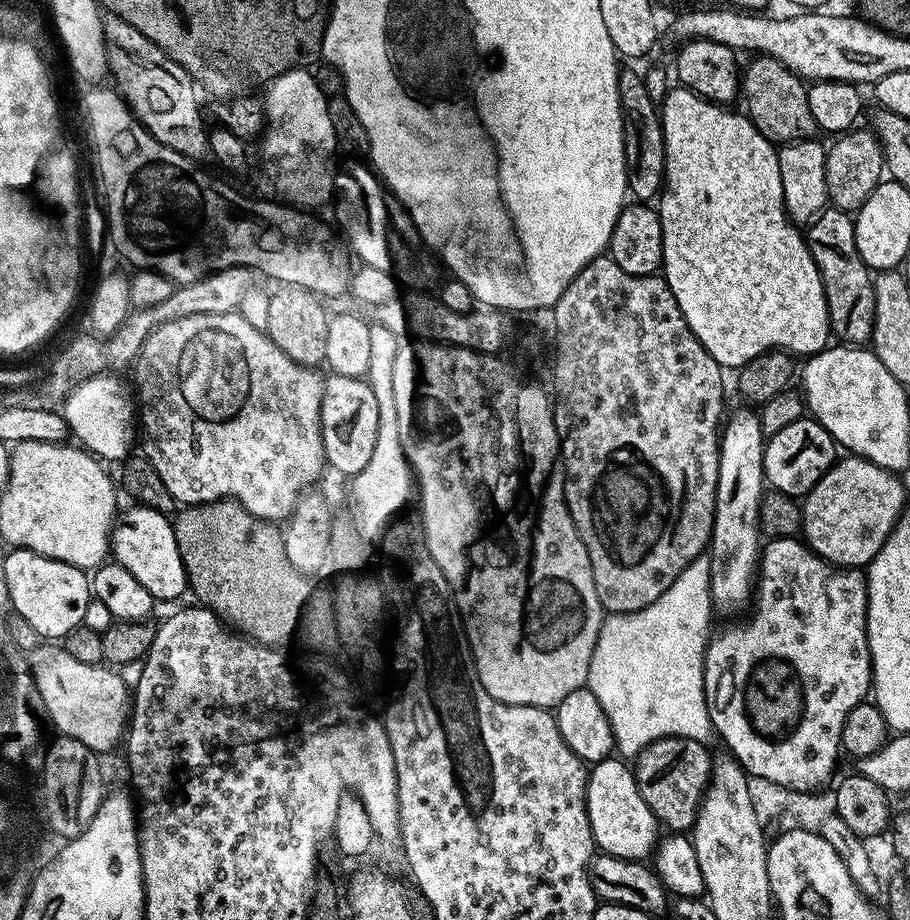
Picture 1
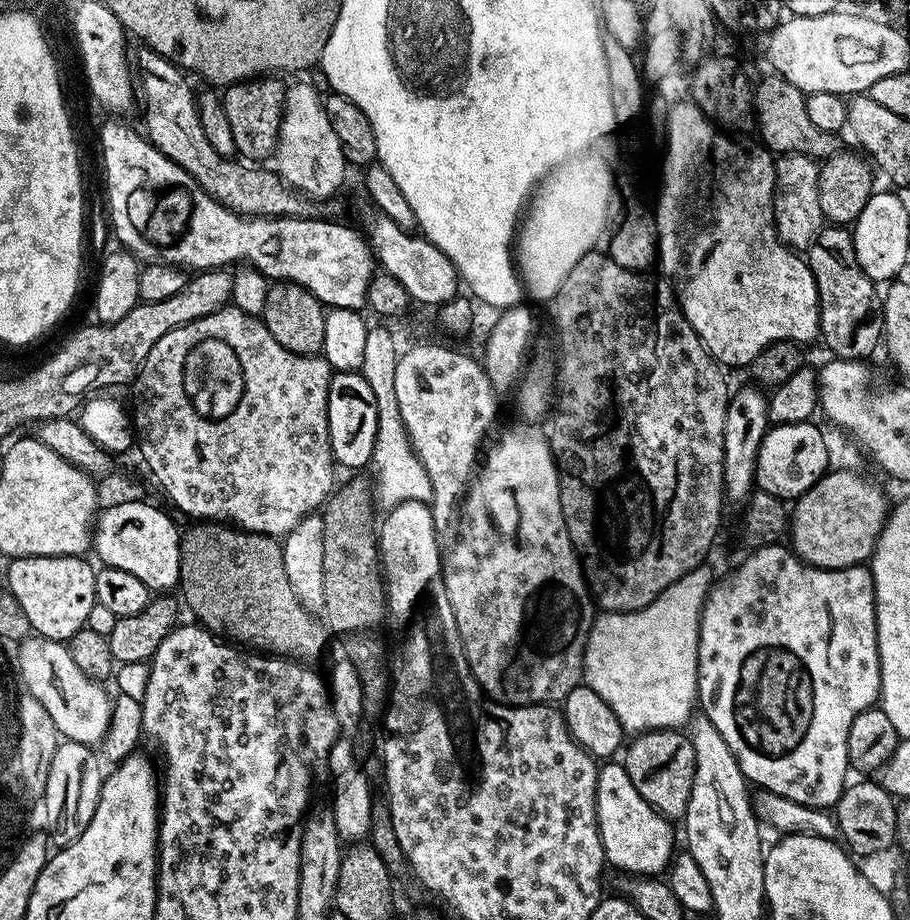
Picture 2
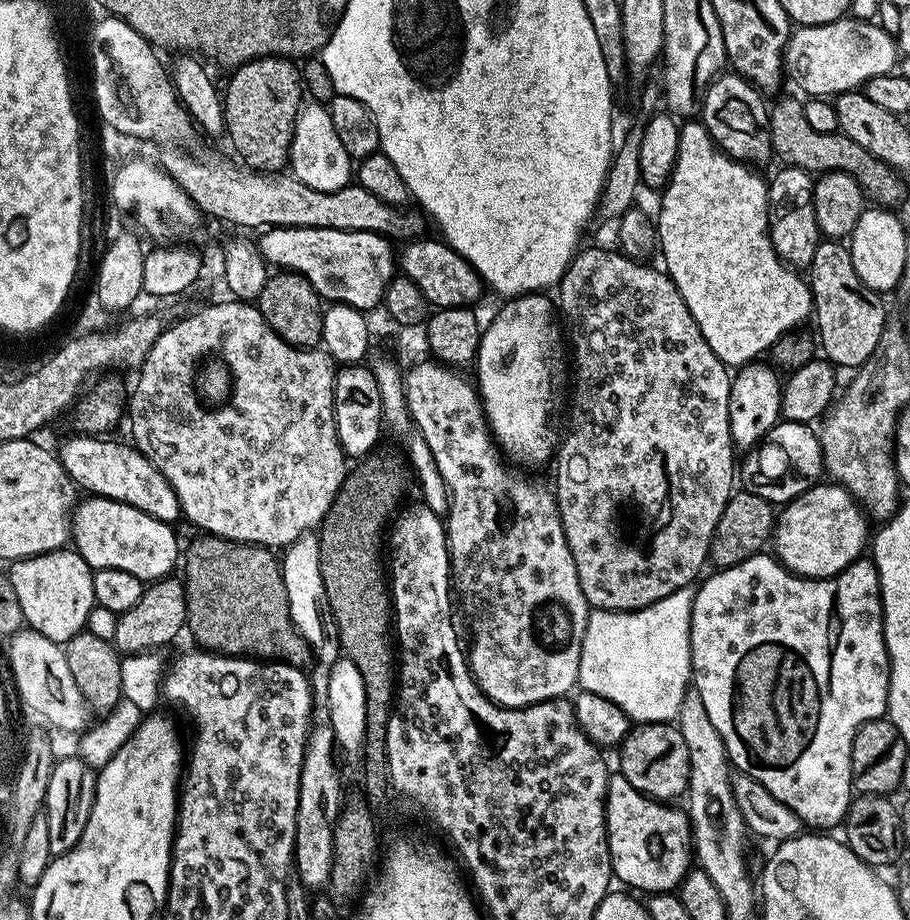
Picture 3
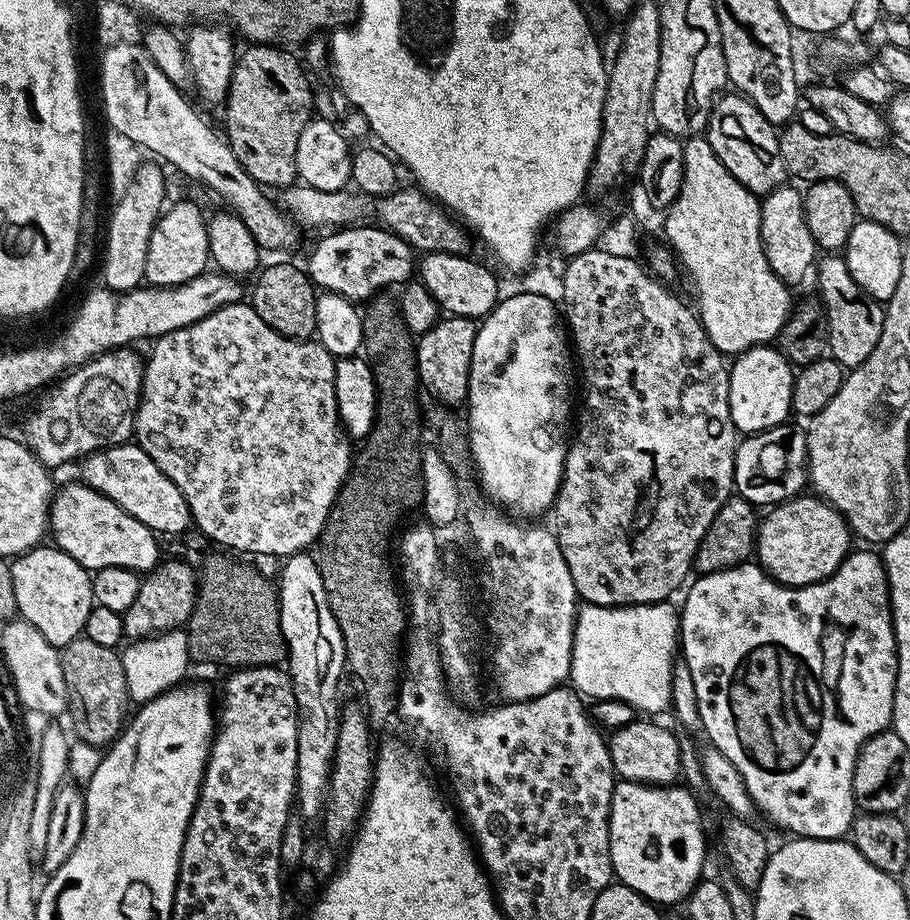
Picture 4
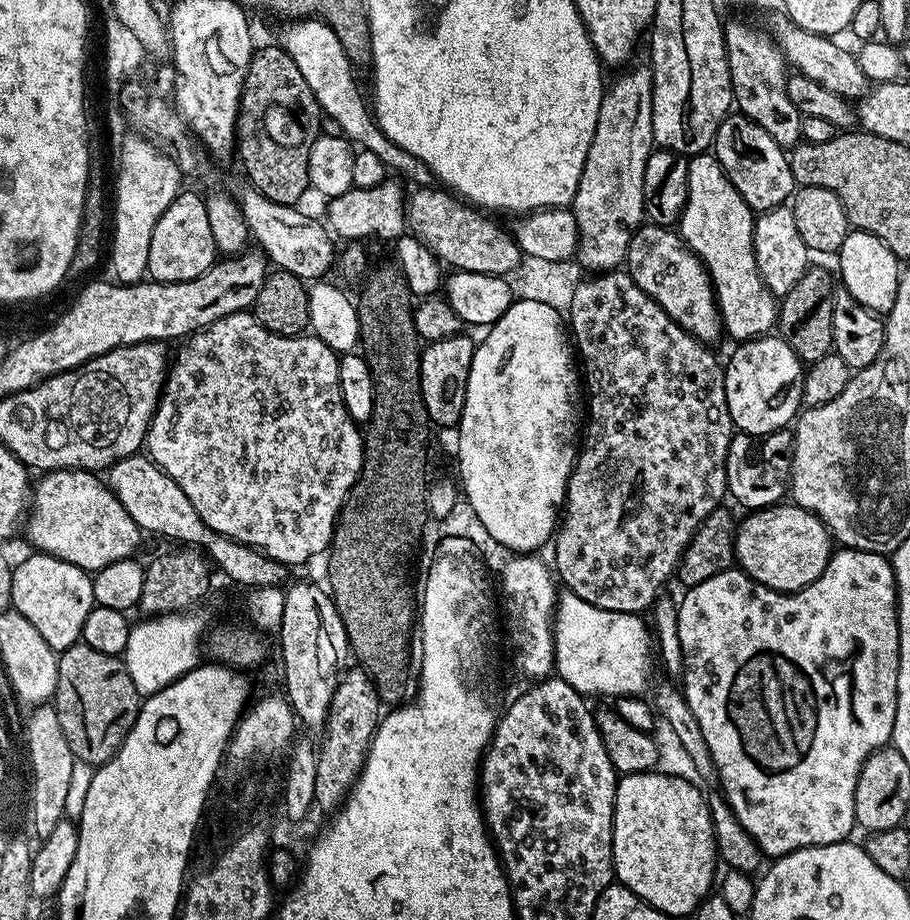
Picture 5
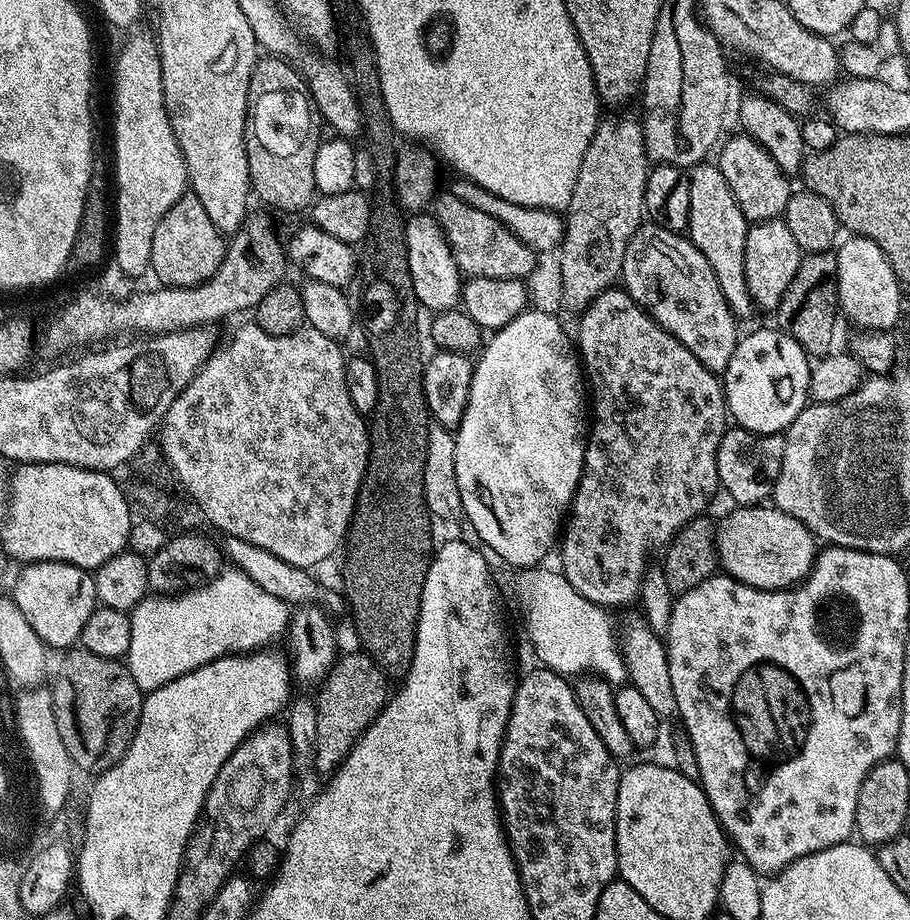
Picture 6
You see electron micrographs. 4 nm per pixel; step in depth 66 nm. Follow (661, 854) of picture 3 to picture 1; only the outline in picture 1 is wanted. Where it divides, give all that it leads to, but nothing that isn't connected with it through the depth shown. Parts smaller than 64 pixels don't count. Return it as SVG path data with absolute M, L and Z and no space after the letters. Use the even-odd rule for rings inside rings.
M609 758L591 765L584 801L597 849L620 859L643 861L644 856L653 855L658 843L658 821L638 790L633 769L623 763L627 764L623 759Z

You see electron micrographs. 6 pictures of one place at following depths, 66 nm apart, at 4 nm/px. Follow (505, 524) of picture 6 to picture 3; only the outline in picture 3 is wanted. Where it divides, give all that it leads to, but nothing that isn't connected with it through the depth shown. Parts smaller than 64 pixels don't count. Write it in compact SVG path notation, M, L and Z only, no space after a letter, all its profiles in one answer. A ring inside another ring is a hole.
M542 292L528 293L504 302L500 313L489 324L487 321L474 361L474 383L480 394L480 405L484 407L484 419L488 421L488 429L492 431L492 439L509 461L517 460L520 464L544 464L547 460L549 463L558 448L558 432L556 436L556 428L552 425L552 411L556 408L556 383L567 368L569 371L570 364L566 359L565 337L564 340L560 337L562 324L558 319L557 309L553 299L551 302L546 296L548 295Z

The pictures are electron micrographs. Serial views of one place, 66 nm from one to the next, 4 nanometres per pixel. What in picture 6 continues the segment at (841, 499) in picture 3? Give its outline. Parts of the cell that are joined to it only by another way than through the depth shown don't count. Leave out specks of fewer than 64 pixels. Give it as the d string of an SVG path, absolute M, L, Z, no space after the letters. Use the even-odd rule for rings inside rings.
M736 506L733 509L724 521L719 521L716 530L716 559L719 567L735 580L767 592L778 592L782 588L801 583L811 572L818 555L818 540L811 530L802 522L798 522L798 518L775 506Z

